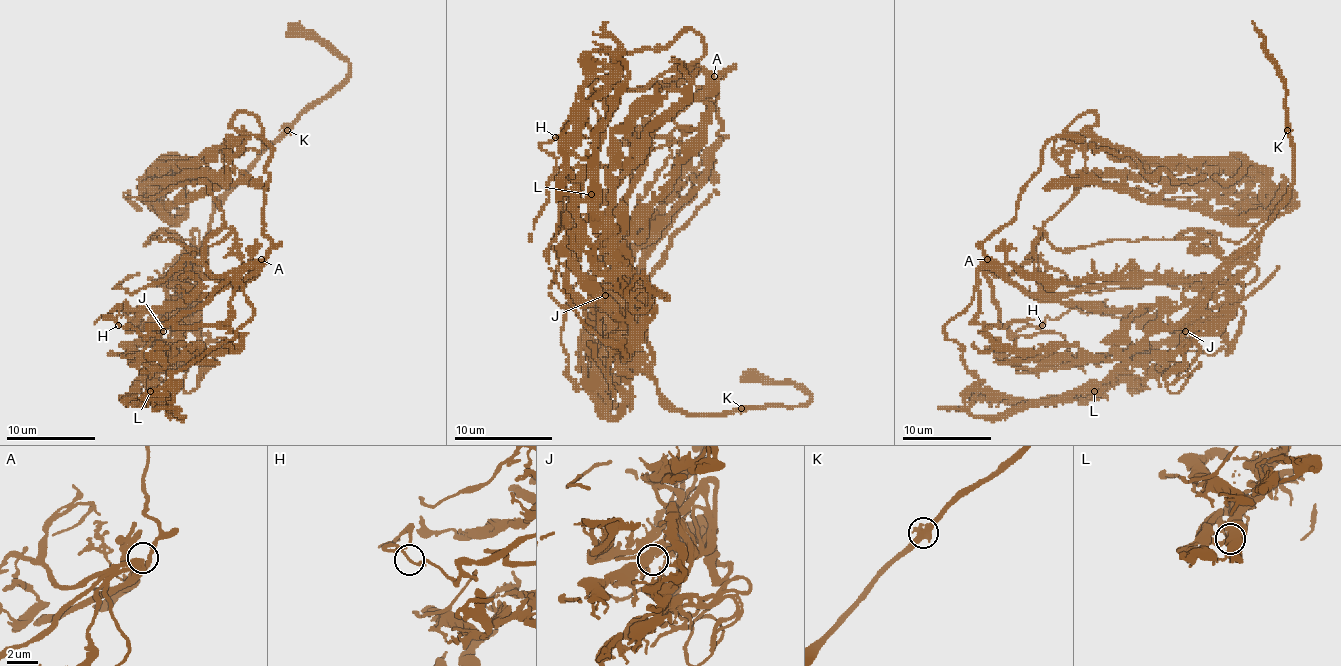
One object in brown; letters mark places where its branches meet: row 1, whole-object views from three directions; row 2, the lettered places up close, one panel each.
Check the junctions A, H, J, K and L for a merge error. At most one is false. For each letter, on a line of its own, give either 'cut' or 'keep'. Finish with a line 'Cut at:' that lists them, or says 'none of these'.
A: keep
H: keep
J: keep
K: keep
L: keep
Cut at: none of these

